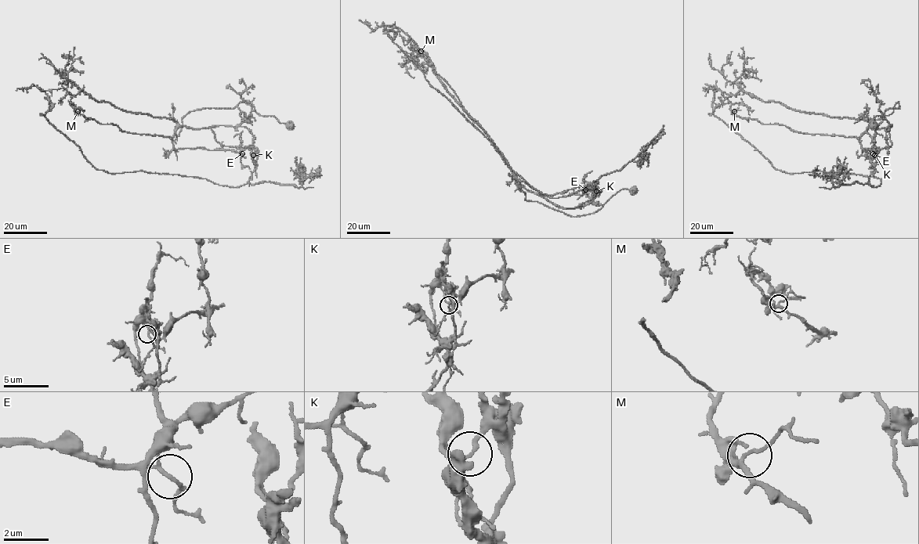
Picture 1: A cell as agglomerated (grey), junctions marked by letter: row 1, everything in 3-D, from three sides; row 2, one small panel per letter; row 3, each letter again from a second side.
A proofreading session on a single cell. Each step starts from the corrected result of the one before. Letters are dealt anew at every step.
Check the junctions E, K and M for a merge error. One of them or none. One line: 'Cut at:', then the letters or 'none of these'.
Cut at: K

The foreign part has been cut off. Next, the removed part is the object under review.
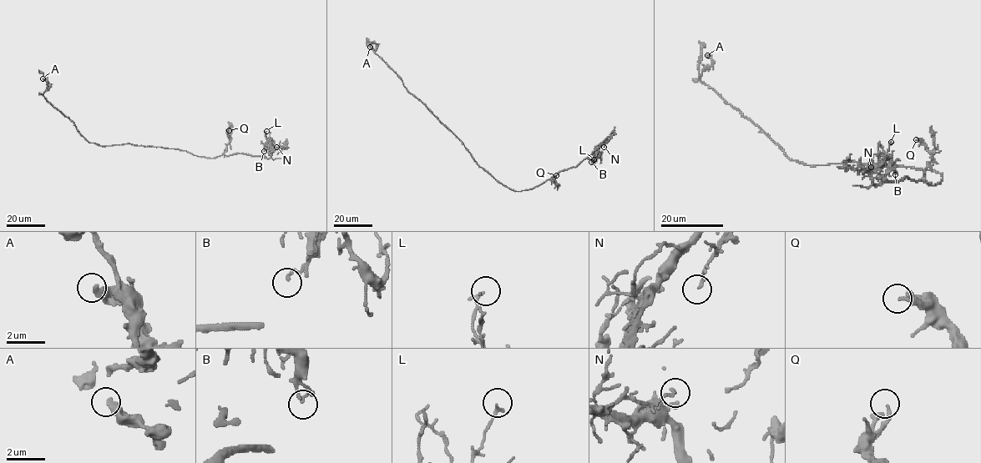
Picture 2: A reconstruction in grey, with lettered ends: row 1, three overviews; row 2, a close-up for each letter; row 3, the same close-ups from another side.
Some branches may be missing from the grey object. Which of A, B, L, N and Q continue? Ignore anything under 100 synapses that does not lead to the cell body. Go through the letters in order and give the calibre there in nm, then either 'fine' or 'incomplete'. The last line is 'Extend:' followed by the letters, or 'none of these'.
A: 360 nm | fine
B: 140 nm | fine
L: 160 nm | fine
N: 130 nm | fine
Q: 130 nm | fine
Extend: none of these

